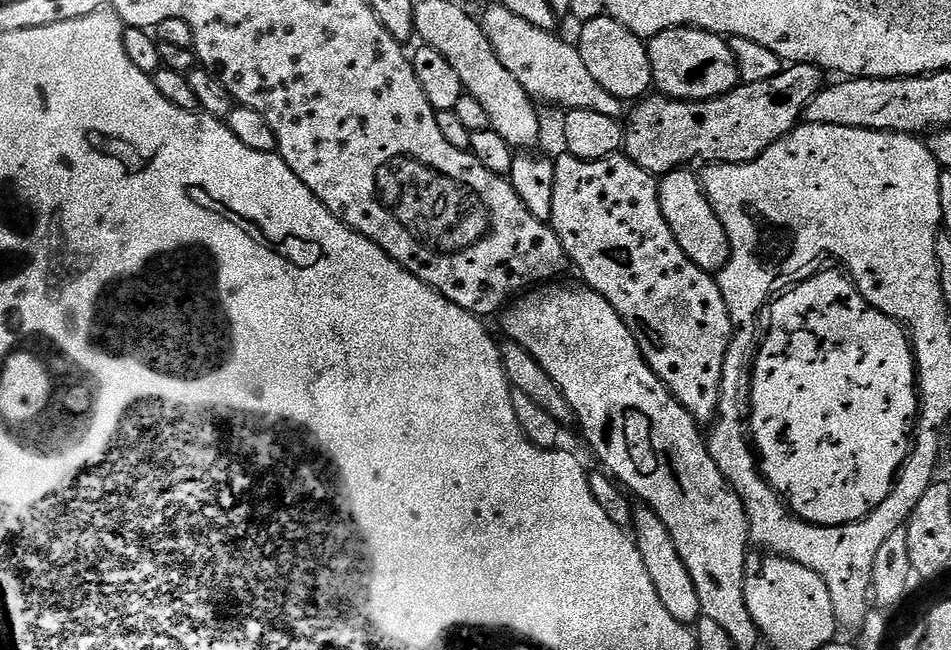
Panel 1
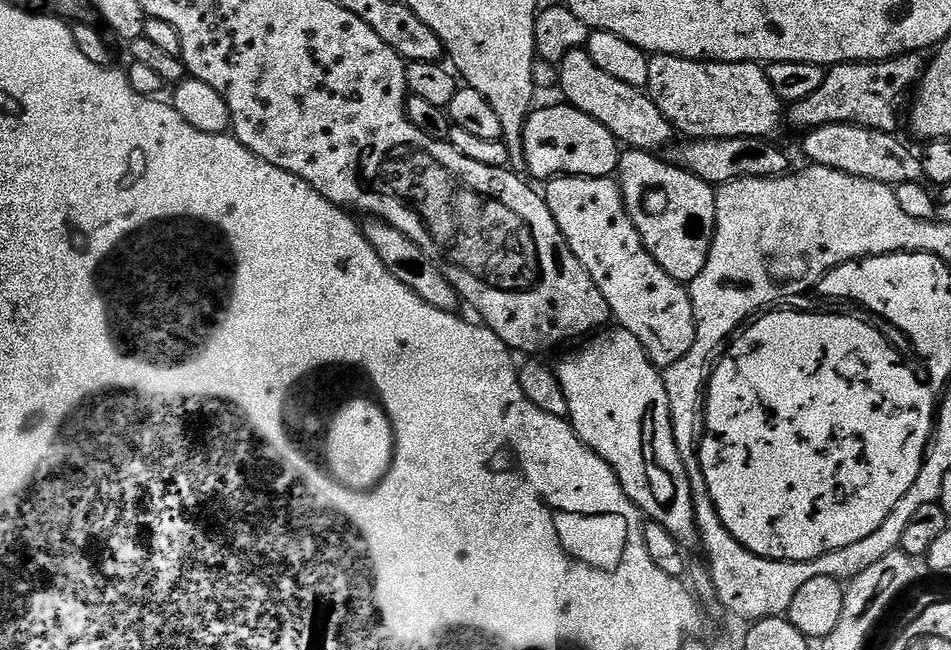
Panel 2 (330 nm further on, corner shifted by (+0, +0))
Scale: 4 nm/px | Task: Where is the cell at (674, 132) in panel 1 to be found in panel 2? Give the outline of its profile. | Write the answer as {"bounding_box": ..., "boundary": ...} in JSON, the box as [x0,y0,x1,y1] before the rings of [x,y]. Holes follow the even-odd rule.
{"bounding_box":[790,55,926,133],"boundary":[[[919,55],[898,56],[883,62],[833,64],[824,73],[822,86],[802,102],[791,105],[790,124],[811,130],[831,124],[854,124],[872,131],[895,133],[900,111],[905,111],[906,97],[919,84],[926,67]]]}

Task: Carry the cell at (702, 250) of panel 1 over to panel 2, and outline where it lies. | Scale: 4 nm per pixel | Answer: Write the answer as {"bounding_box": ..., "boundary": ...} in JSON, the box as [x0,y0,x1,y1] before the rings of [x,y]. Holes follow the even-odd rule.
{"bounding_box":[618,150,716,282],"boundary":[[[628,150],[621,155],[618,183],[626,210],[654,262],[658,262],[658,266],[675,280],[691,282],[698,278],[706,266],[716,233],[716,188],[702,182],[702,178],[687,168],[677,168],[675,164],[667,164],[659,155],[639,150]]]}

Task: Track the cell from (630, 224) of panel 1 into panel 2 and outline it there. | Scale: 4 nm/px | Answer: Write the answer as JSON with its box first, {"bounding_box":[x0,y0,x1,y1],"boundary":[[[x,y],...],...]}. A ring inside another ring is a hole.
{"bounding_box":[542,176,696,370],"boundary":[[[558,176],[547,181],[542,195],[550,214],[554,214],[554,222],[558,222],[558,230],[566,238],[574,258],[582,262],[582,266],[590,274],[594,286],[602,290],[602,298],[606,298],[608,311],[619,327],[625,328],[648,351],[652,363],[661,370],[666,370],[674,362],[683,360],[691,352],[696,341],[696,319],[692,309],[692,298],[689,289],[681,281],[670,278],[658,262],[646,250],[634,222],[624,205],[624,196],[620,192],[619,183],[606,176]]]}

